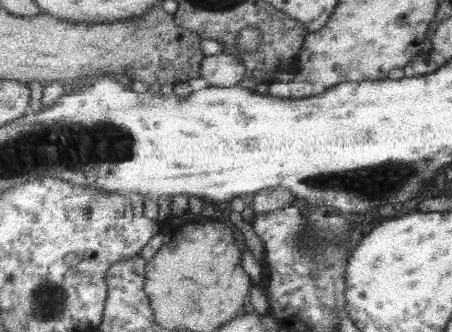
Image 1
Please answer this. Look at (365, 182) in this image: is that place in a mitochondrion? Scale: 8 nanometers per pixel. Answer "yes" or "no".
yes

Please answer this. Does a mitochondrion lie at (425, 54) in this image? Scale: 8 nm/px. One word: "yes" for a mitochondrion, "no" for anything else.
no

